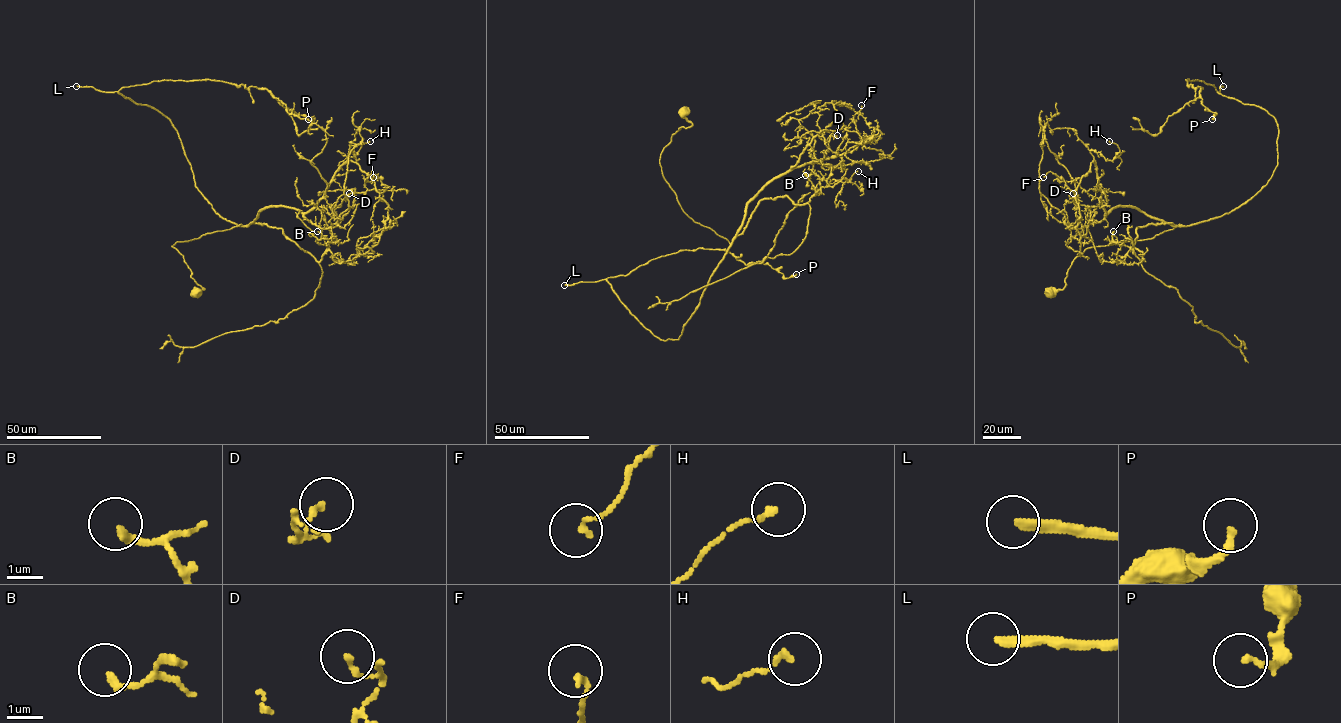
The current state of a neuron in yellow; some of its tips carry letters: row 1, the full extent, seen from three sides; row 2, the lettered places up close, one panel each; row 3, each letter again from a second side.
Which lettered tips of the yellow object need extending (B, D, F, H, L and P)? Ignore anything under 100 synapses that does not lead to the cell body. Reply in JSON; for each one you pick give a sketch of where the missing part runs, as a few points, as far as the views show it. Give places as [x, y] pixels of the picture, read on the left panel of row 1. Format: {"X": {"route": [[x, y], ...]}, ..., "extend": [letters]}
{"extend": ["L"]}

